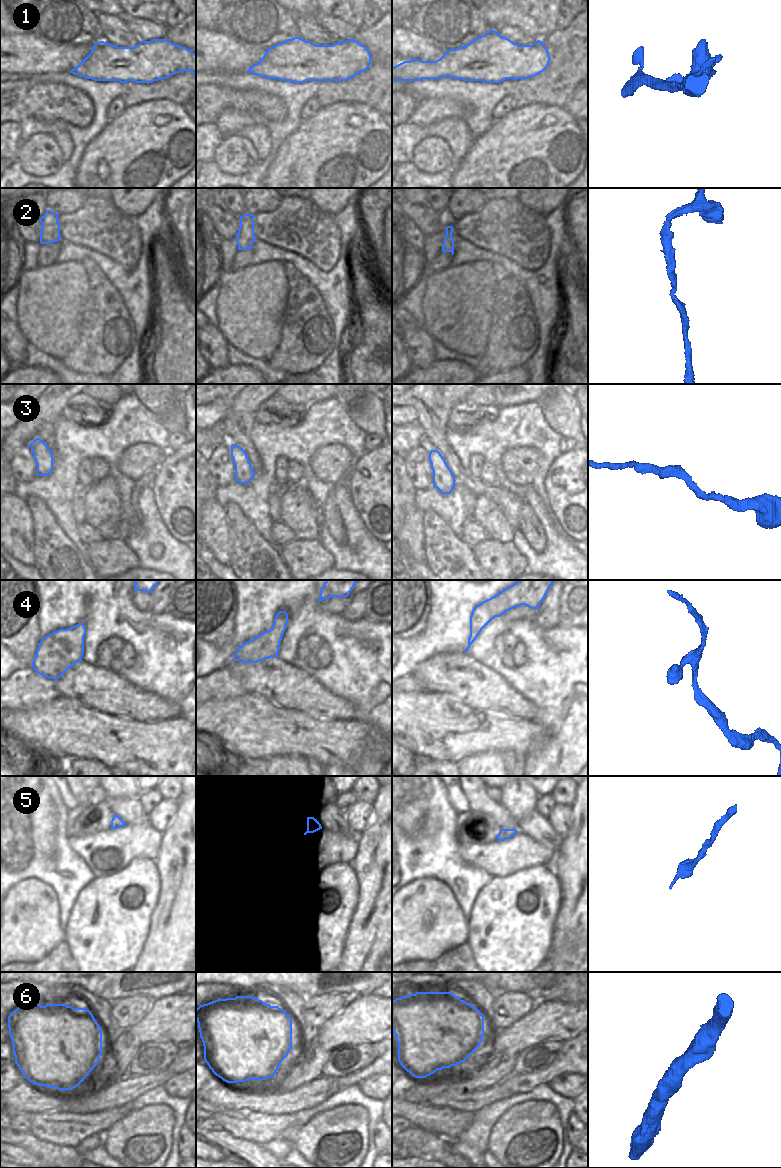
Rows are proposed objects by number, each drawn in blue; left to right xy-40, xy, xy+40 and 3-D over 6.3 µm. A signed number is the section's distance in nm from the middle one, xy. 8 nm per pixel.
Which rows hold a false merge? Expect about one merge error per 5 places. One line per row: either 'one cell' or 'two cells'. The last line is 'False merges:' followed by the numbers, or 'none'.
1: one cell
2: one cell
3: one cell
4: one cell
5: one cell
6: one cell
False merges: none

